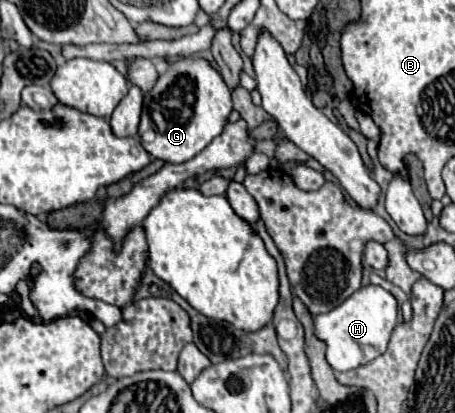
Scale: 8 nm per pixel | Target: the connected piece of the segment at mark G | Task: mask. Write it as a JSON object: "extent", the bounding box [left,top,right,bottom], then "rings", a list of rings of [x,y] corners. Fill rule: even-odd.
{"extent":[140,57,230,163],"rings":[[[188,57],[170,61],[152,91],[144,95],[140,135],[154,129],[156,137],[150,143],[142,141],[142,147],[164,163],[184,163],[196,157],[216,135],[222,133],[230,111],[230,89],[208,61]]]}

